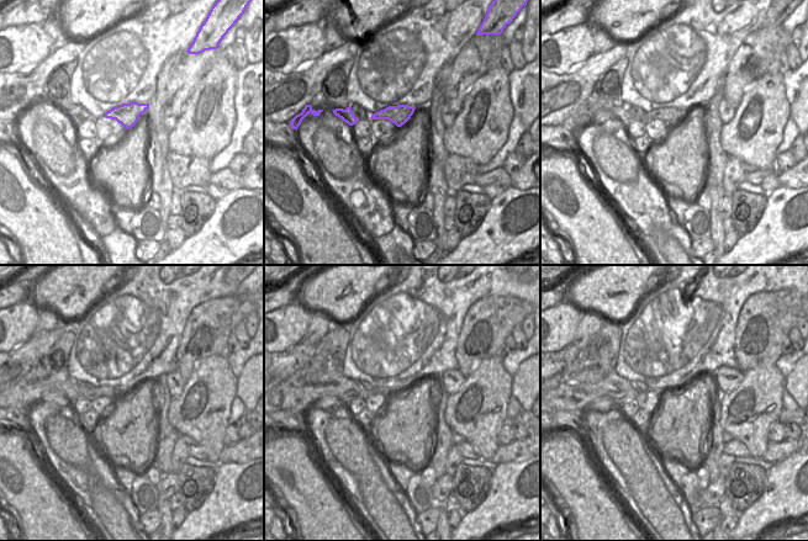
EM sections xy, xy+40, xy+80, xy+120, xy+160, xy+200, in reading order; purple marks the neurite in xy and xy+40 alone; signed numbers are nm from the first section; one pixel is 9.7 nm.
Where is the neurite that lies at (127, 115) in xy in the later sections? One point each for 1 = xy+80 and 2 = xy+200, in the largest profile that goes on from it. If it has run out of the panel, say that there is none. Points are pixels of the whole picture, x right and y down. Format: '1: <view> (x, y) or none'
1: xy+80 (670, 116)
2: xy+200 (566, 391)

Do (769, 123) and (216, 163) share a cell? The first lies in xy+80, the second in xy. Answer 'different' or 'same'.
different

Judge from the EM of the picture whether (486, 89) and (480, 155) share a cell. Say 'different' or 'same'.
same

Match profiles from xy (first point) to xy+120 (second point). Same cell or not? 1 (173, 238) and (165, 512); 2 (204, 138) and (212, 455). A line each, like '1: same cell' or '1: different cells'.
1: different cells
2: same cell

